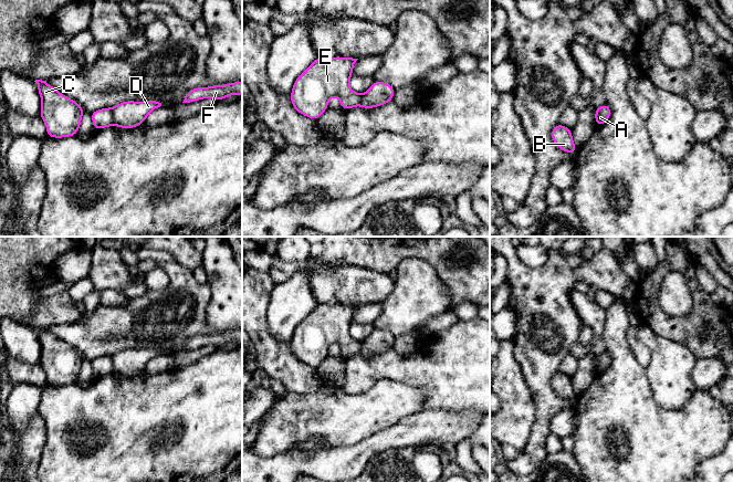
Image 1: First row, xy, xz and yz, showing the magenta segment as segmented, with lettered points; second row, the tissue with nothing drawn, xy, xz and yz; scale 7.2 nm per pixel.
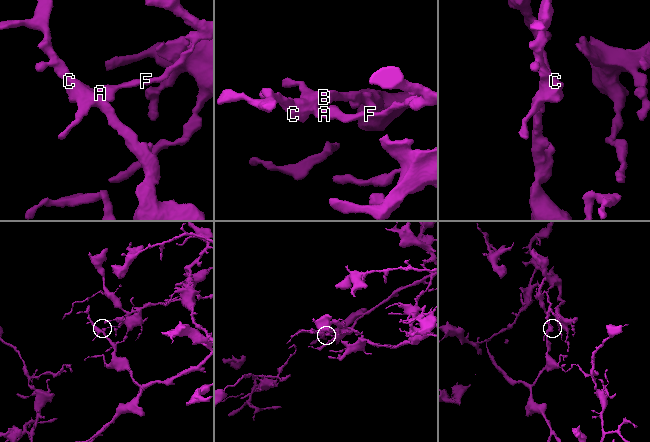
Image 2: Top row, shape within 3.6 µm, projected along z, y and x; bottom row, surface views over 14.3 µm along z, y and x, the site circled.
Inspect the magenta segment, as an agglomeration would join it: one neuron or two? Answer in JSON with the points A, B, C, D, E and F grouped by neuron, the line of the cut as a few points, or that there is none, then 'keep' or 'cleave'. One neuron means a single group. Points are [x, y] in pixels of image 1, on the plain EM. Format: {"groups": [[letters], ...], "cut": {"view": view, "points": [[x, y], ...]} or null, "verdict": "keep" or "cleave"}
{"groups": [["A", "D", "F"], ["B", "C", "E"]], "cut": {"view": "xy", "points": [[110, 356], [114, 372]]}, "verdict": "cleave"}

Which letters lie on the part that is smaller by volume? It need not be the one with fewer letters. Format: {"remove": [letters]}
{"remove": ["A", "D", "F"]}

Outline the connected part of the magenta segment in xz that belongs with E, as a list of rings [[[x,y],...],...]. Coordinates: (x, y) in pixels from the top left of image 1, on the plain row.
[[[318,304],[294,328],[290,342],[294,357],[316,368],[328,356],[328,347],[332,344],[339,346],[341,356],[344,358],[360,353],[362,344],[349,335],[357,307]]]

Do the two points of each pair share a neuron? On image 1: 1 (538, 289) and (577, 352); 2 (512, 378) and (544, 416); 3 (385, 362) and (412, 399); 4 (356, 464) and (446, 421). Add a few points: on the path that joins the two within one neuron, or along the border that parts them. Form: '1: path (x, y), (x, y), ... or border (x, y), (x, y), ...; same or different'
1: border (577, 341), (569, 353); different
2: border (526, 381), (536, 407), (536, 419), (532, 431); different
3: border (374, 383), (390, 378), (415, 386), (422, 393); different
4: path (377, 442), (422, 428); same

